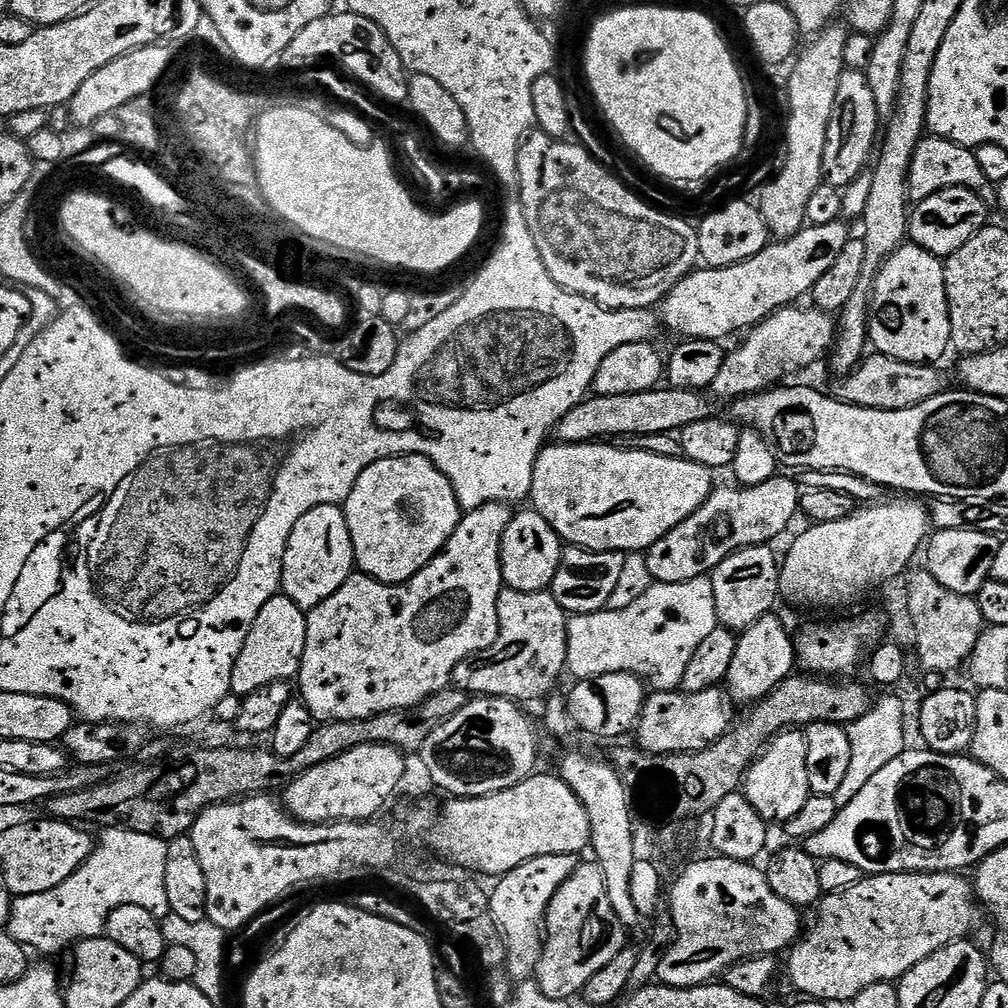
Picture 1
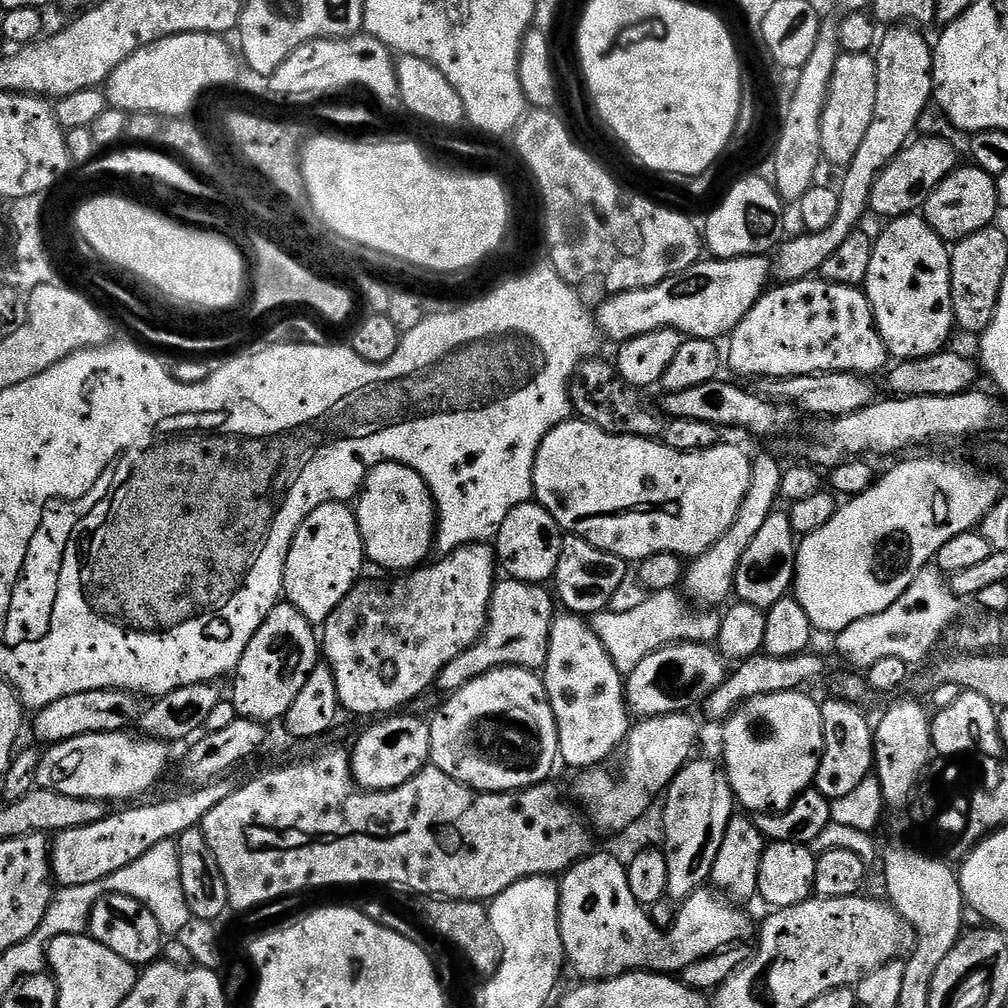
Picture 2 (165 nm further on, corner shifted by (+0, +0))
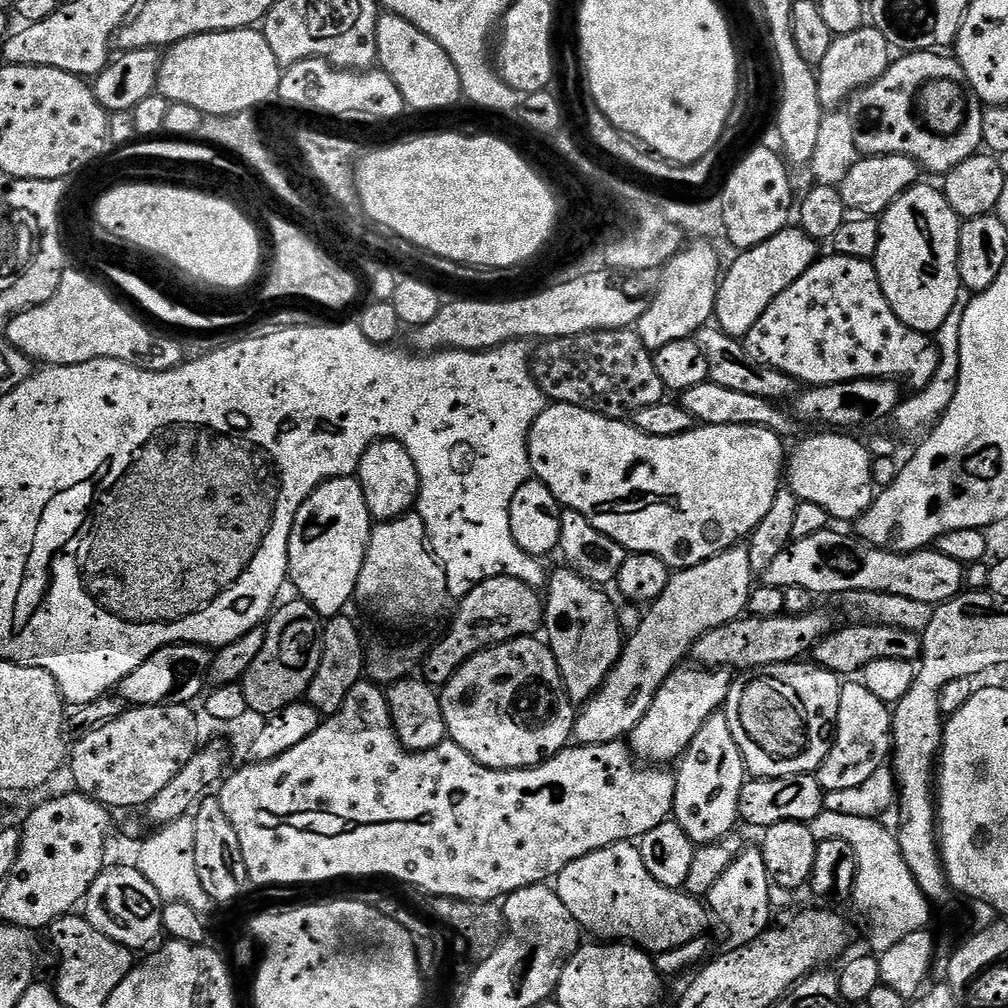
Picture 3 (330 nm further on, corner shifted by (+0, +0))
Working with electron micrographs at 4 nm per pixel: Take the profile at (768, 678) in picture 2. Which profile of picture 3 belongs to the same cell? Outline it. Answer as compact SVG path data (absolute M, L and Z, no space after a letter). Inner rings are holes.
M861 622L849 628L837 627L820 640L814 649L814 660L819 667L830 670L841 678L852 678L863 673L870 662L878 662L878 658L902 658L913 662L919 661L922 651L922 636L919 632L898 629L892 625Z

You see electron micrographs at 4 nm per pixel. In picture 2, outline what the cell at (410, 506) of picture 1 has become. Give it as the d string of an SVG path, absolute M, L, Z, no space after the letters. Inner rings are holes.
M377 462L364 480L354 511L360 537L364 540L364 554L371 563L373 560L378 567L389 568L392 574L404 574L421 567L429 559L428 551L433 551L436 539L436 503L424 479L410 466L399 462Z

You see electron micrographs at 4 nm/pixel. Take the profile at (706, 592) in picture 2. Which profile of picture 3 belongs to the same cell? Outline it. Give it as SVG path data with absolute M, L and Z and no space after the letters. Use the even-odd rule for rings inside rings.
M727 548L720 556L710 558L693 568L673 571L668 577L666 590L647 609L644 621L632 637L627 637L620 660L595 696L579 709L574 729L577 745L609 744L624 740L642 722L654 694L676 668L681 667L683 656L692 651L694 642L710 630L745 615L748 597L754 587L754 573L750 566L748 548Z

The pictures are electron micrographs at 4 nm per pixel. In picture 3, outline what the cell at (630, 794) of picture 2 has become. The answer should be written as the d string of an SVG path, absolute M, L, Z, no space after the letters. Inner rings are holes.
M681 666L668 675L666 682L662 682L658 694L654 694L654 702L650 702L650 710L646 710L642 722L638 722L638 726L634 726L634 730L630 733L630 747L633 756L649 765L668 766L671 760L673 762L679 761L694 741L694 736L698 734L698 730L702 728L703 723L711 715L719 713L728 701L734 679L733 673L729 669L713 668L709 670L699 666L691 667Z

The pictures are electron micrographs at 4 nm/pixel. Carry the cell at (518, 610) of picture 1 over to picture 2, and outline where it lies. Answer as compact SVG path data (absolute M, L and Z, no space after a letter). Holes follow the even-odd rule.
M501 579L496 587L492 589L492 600L488 603L488 625L484 628L484 632L475 644L471 644L450 662L446 662L446 666L442 666L442 670L436 675L435 687L437 689L441 688L444 694L451 694L462 686L466 686L466 682L470 682L495 668L515 666L533 670L543 669L548 657L548 639L550 638L550 630L554 619L554 611L552 612L554 596L549 589L549 593L546 589L547 587L538 584L527 584L521 580Z

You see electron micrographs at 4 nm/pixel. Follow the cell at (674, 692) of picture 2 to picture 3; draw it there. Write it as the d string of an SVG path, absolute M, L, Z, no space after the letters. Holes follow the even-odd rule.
M813 610L804 616L781 614L770 618L745 614L738 620L731 620L702 634L702 638L694 642L690 656L691 659L696 659L693 661L699 667L709 670L713 668L751 670L775 664L790 664L807 657L804 655L807 652L809 655L820 640L833 631L833 628L831 618L819 610Z

